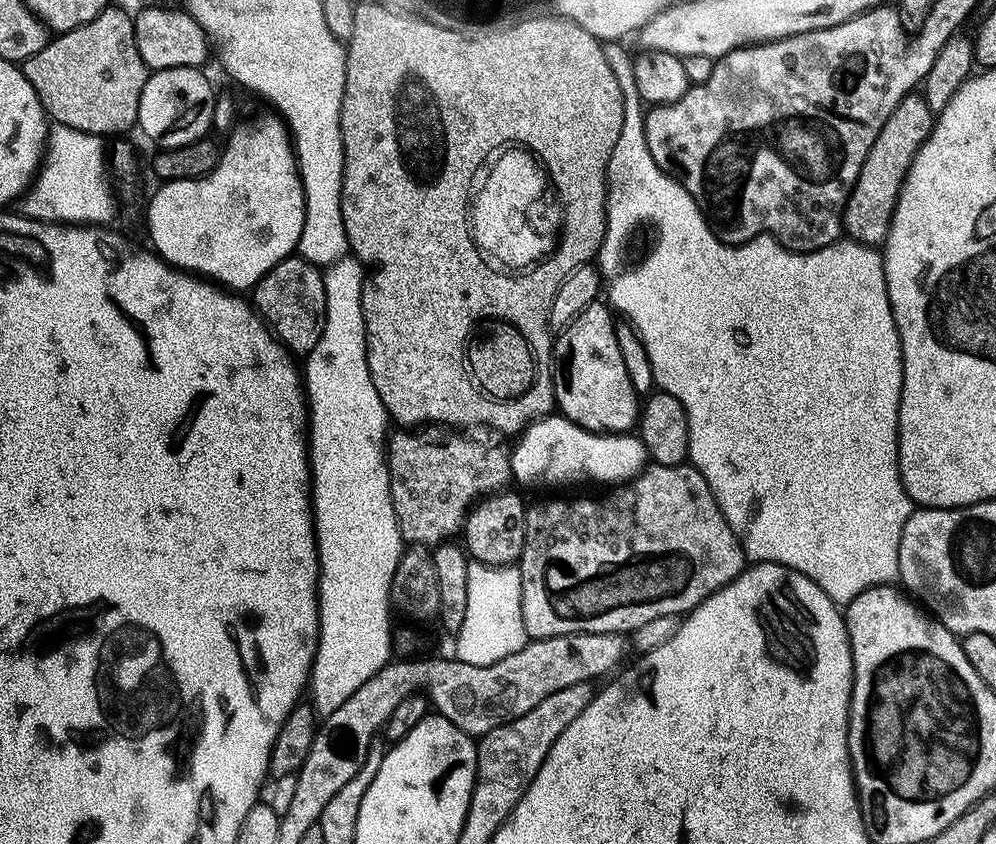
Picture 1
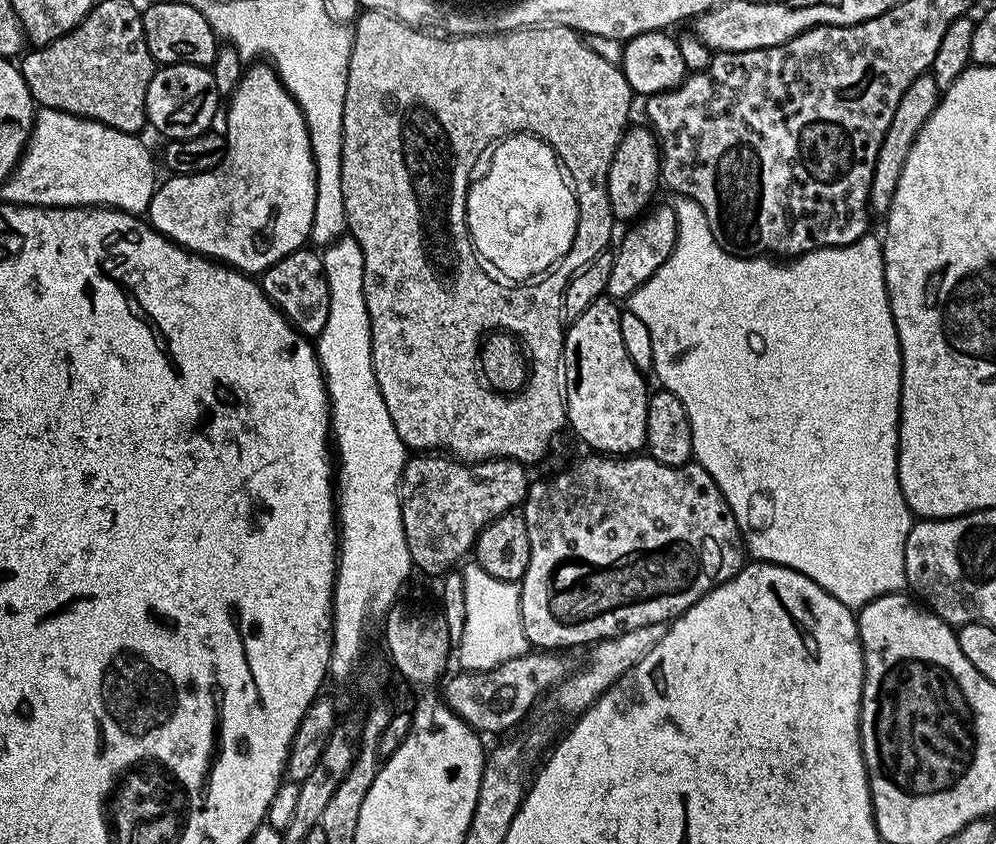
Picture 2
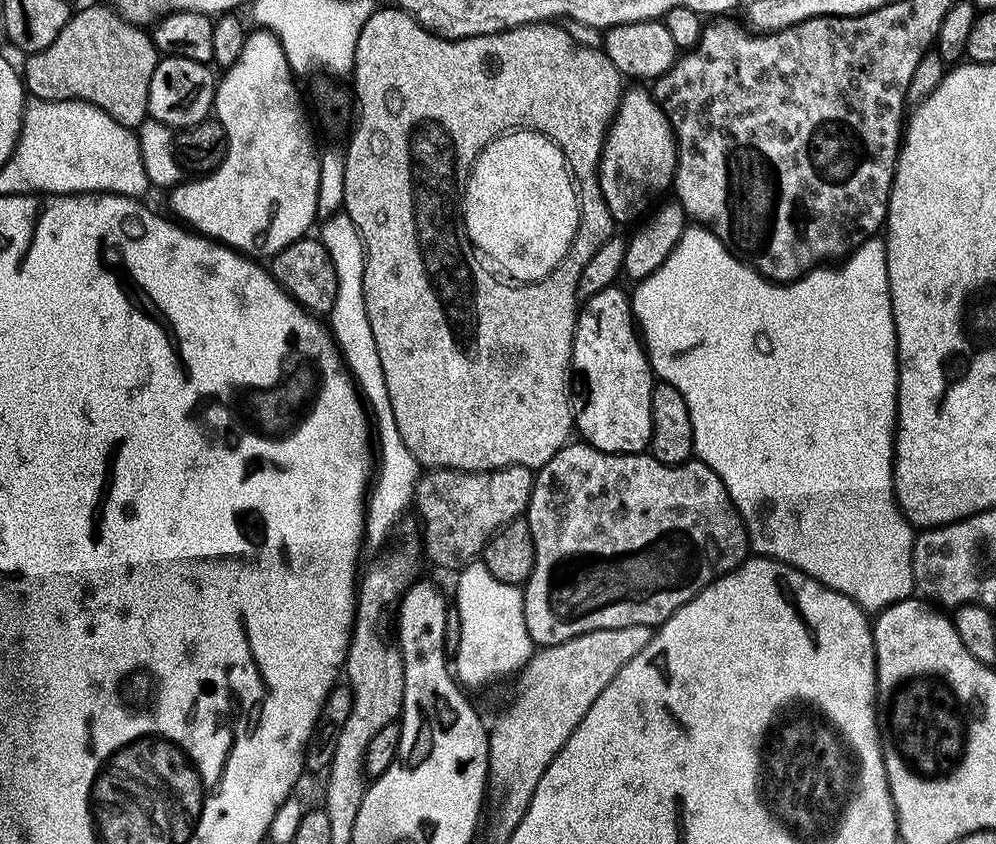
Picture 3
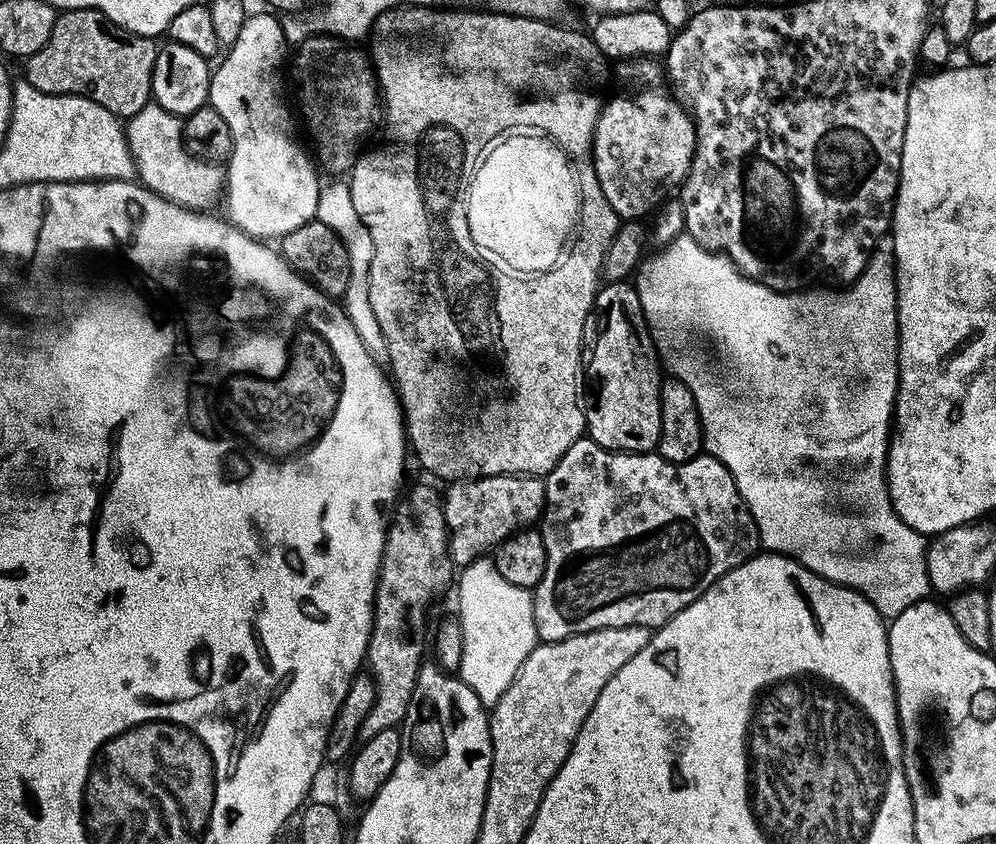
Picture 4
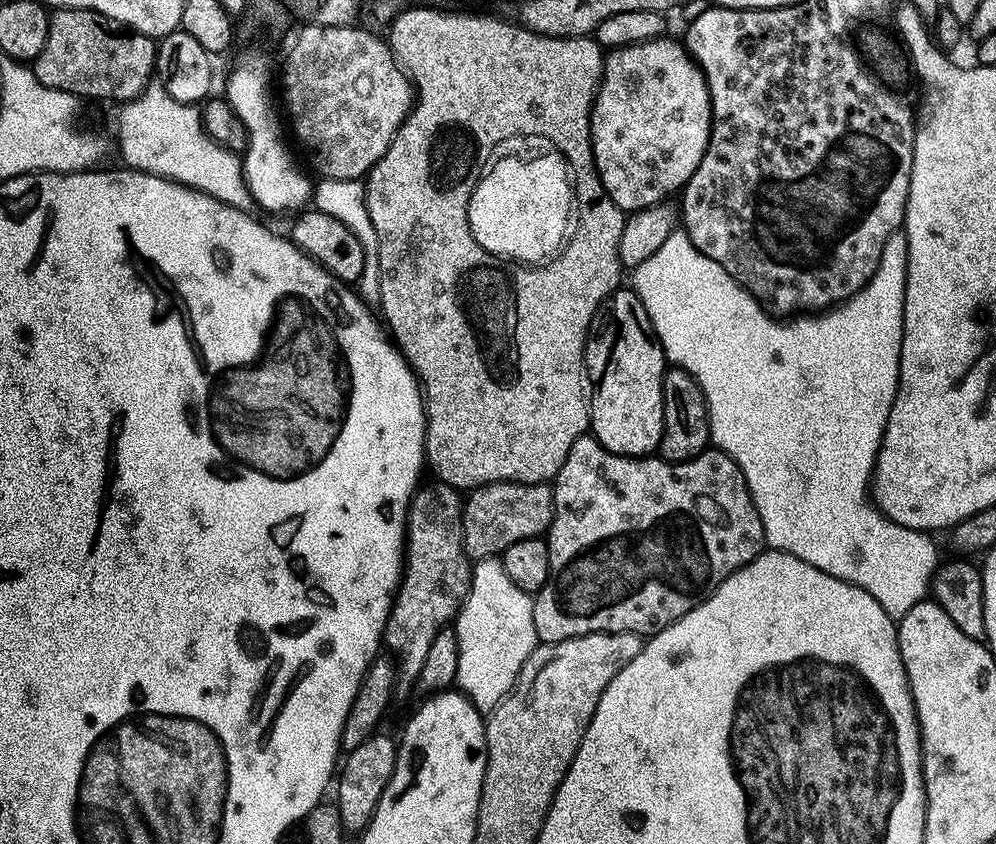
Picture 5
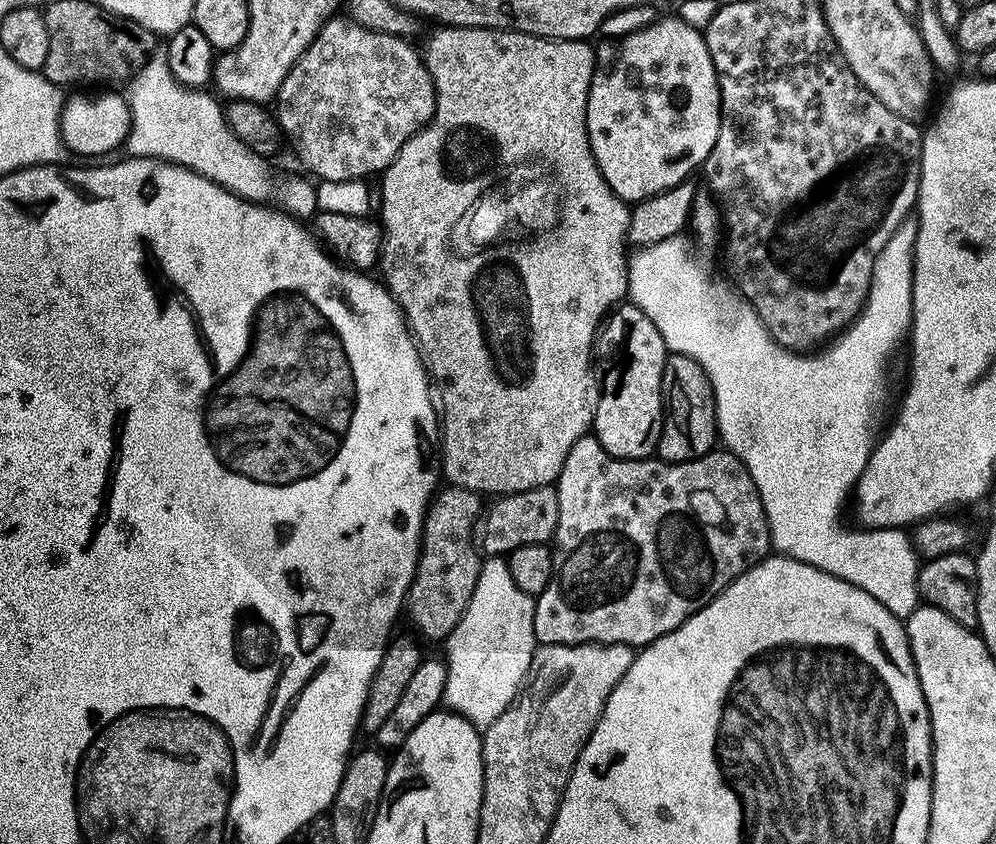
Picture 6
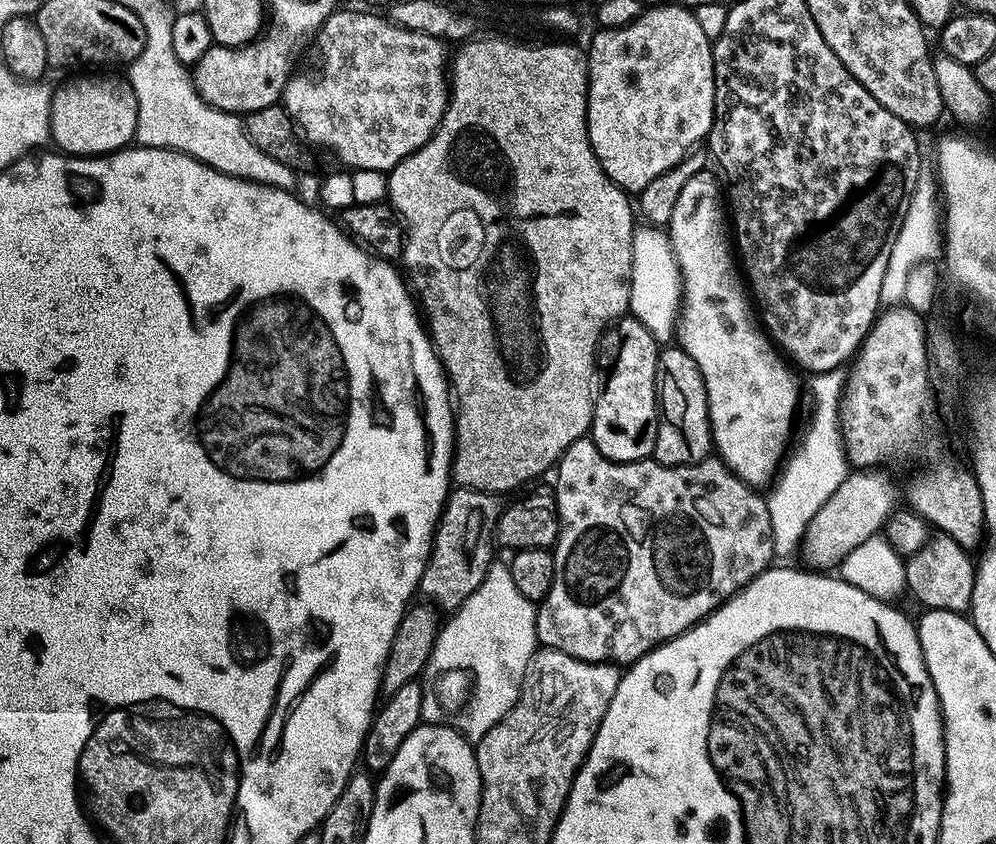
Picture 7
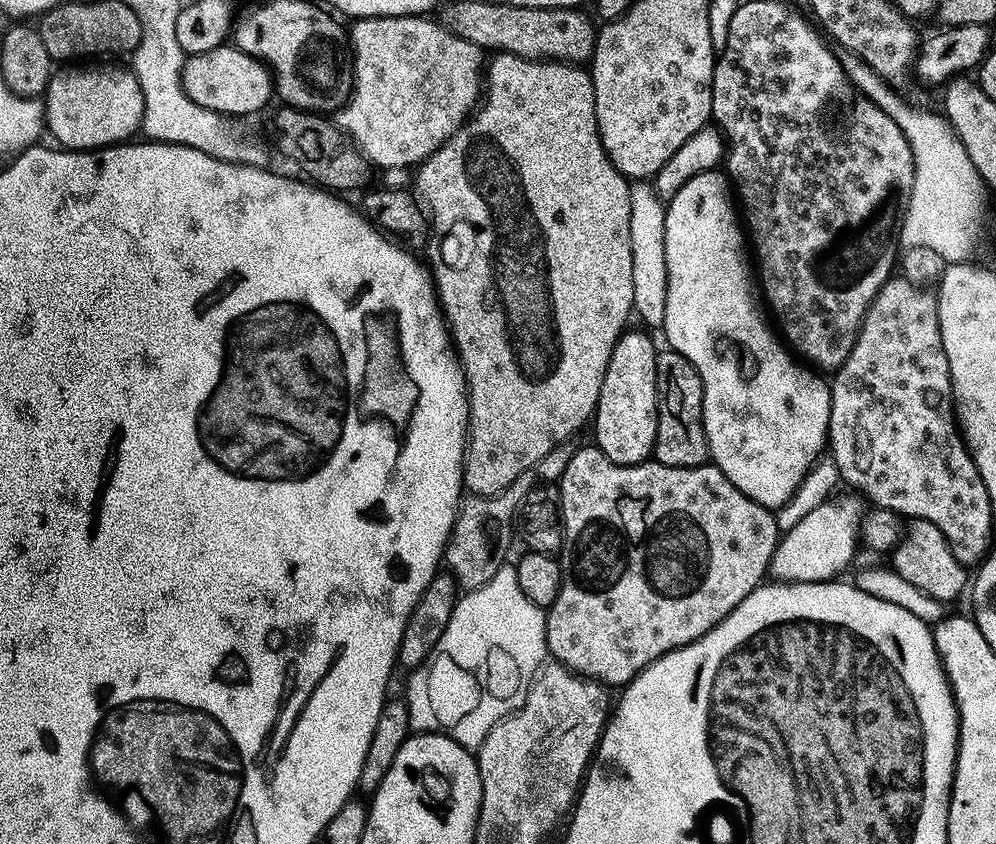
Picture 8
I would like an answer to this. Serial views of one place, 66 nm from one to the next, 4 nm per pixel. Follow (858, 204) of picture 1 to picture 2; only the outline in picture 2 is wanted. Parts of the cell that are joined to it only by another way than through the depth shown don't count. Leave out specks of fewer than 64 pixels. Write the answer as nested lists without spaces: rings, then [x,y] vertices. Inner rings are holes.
[[[928,72],[914,78],[914,82],[906,86],[906,94],[898,98],[898,110],[894,110],[894,118],[890,118],[890,126],[886,129],[886,138],[882,138],[882,146],[878,150],[878,158],[874,166],[874,178],[868,195],[868,202],[873,213],[887,213],[894,198],[894,190],[898,186],[898,178],[902,174],[902,166],[906,166],[906,154],[910,154],[910,146],[914,146],[914,138],[918,138],[922,126],[926,126],[930,114],[939,104],[941,95],[941,88]]]

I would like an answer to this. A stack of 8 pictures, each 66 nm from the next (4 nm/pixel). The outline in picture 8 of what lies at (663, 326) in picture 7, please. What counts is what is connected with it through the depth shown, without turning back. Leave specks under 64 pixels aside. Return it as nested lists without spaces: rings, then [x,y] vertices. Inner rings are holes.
[[[635,181],[631,186],[630,242],[632,243],[632,273],[634,274],[635,315],[641,316],[649,329],[659,329],[664,323],[664,271],[665,214],[667,209],[653,187],[645,181]]]

